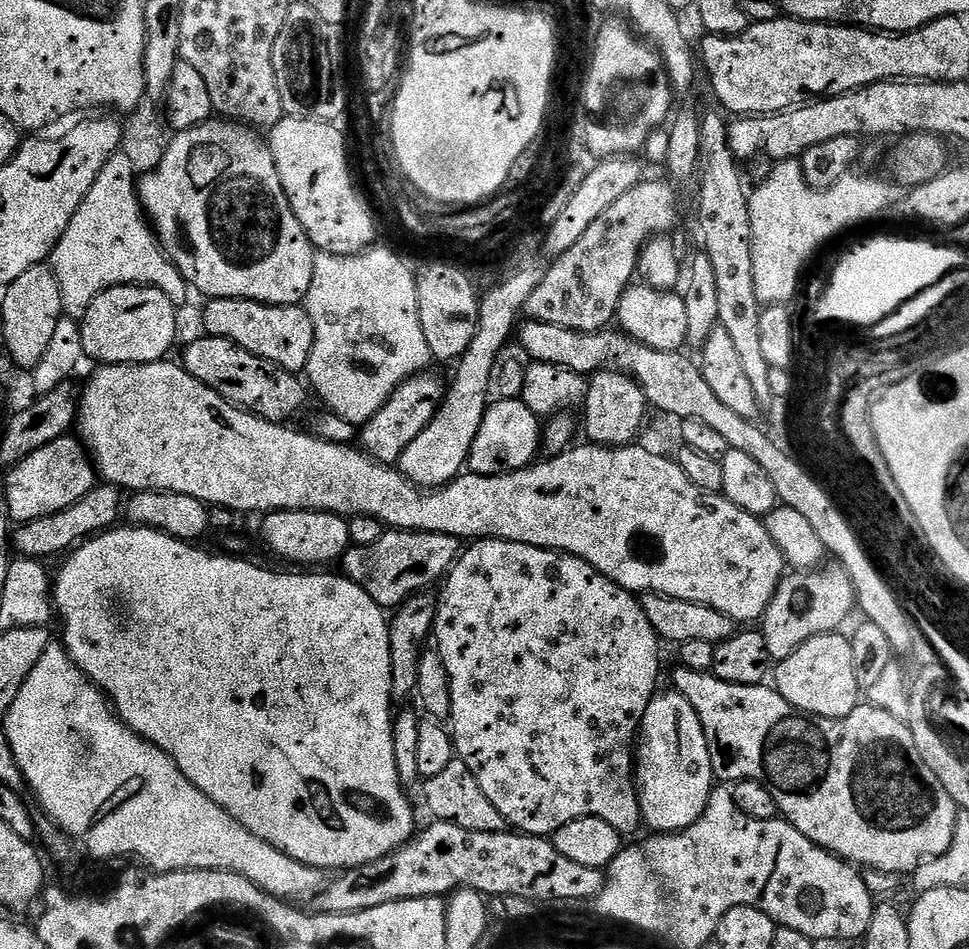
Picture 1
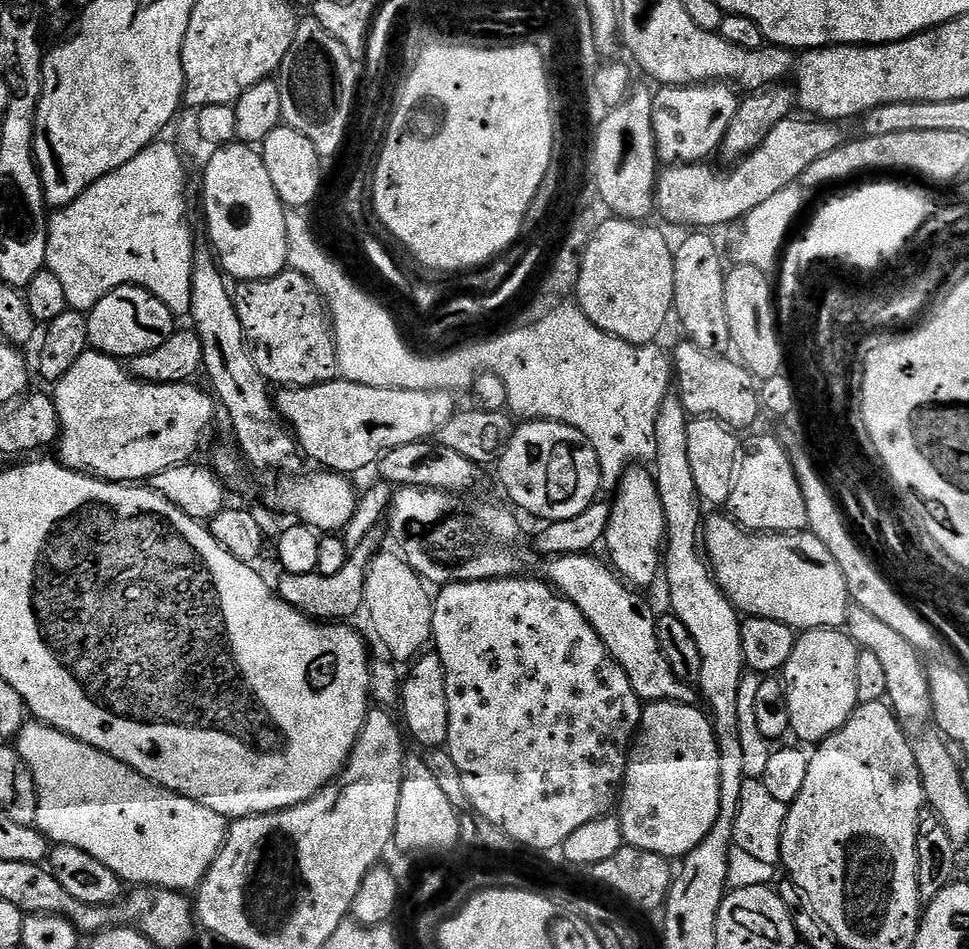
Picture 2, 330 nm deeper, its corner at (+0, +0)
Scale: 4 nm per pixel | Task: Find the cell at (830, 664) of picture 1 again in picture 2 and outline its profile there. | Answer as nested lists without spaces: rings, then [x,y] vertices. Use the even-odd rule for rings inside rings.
[[[809,628],[796,637],[794,654],[782,670],[790,702],[791,735],[805,745],[833,736],[850,719],[858,705],[858,658],[861,649],[840,628]]]

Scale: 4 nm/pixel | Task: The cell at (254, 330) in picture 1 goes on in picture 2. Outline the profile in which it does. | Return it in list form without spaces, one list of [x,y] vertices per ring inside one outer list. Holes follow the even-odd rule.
[[[285,270],[269,280],[245,280],[235,285],[234,299],[236,302],[236,309],[238,310],[238,318],[242,322],[244,338],[248,341],[248,349],[252,351],[254,362],[258,366],[260,373],[264,375],[265,380],[271,382],[273,385],[283,386],[285,388],[309,388],[315,384],[330,382],[331,380],[337,379],[338,365],[336,363],[336,336],[332,333],[332,322],[324,299],[320,296],[320,291],[315,288],[305,276],[291,270]]]

